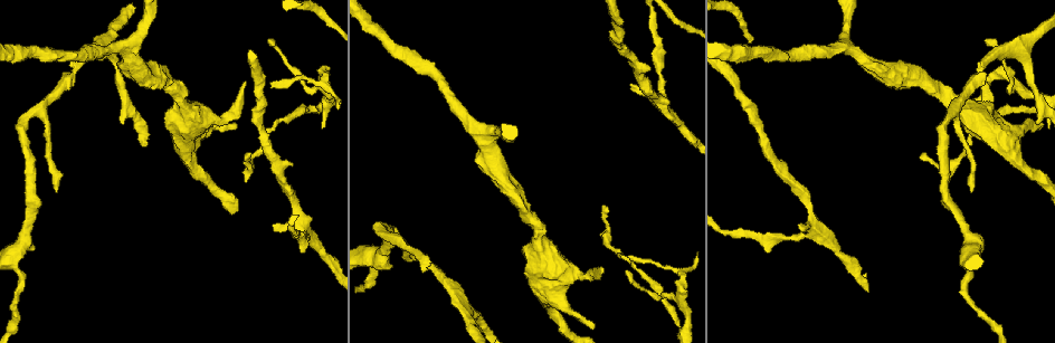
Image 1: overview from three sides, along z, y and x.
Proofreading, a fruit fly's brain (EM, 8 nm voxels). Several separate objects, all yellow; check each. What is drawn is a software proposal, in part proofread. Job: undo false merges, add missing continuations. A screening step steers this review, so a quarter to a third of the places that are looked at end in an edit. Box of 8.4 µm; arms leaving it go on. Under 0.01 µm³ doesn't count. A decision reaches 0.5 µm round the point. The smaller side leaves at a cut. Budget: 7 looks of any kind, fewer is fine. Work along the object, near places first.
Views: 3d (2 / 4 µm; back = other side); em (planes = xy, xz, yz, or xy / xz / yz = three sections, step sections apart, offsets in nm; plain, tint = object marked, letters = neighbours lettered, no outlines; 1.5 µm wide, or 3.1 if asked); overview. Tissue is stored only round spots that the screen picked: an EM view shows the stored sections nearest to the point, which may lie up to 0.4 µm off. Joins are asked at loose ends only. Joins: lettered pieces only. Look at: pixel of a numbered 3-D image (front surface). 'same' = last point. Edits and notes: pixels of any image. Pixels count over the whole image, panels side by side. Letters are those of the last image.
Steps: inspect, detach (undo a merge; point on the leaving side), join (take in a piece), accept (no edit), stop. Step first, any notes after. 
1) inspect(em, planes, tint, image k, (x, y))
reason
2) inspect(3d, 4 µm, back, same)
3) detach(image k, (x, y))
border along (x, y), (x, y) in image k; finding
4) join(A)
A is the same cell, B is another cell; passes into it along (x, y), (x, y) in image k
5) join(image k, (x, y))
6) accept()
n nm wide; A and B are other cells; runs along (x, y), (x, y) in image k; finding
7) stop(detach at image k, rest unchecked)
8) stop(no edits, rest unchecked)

inspect(em, xy, step 4, letters, image 1, (798, 224))
an open end

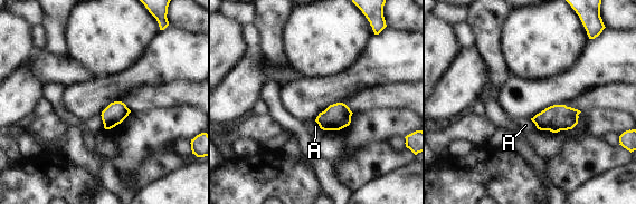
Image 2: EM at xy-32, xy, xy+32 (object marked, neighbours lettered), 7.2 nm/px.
accept()
A is another cell; border along (530, 119), (537, 127) in image 2; none of them fits

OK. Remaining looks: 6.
inspect(em, planes, letters, image 1, (602, 269))
branch stops here

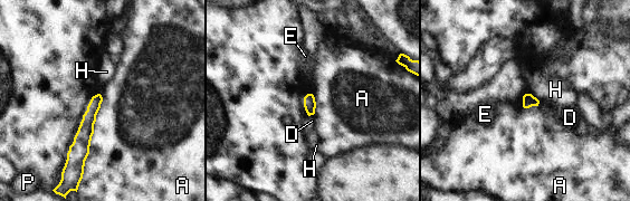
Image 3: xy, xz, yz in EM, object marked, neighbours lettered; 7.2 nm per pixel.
accept()
A, D, E, H and P are other cells; runs along (98, 97), (89, 115), (75, 164) in image 3; none of them fits

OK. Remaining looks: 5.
inspect(3d, 4 µm, image 1, (605, 210))
tapers out

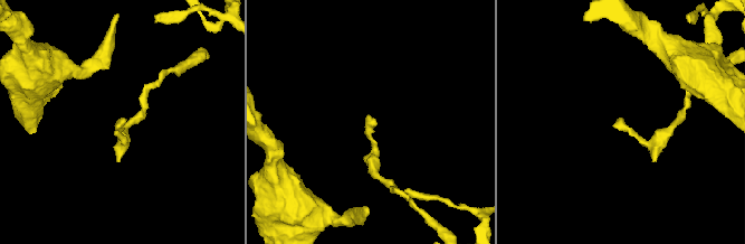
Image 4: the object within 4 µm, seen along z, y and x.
inspect(em, planes, letters, image 4, (374, 125))
shape alone is not enough

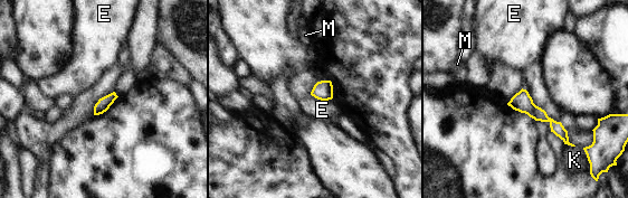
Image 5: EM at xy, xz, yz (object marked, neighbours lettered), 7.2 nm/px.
accept()
E, K and M are other cells; runs along (513, 101), (548, 119), (565, 139) in image 5; none of them fits

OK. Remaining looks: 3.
stop(no edits, rest unchecked)

